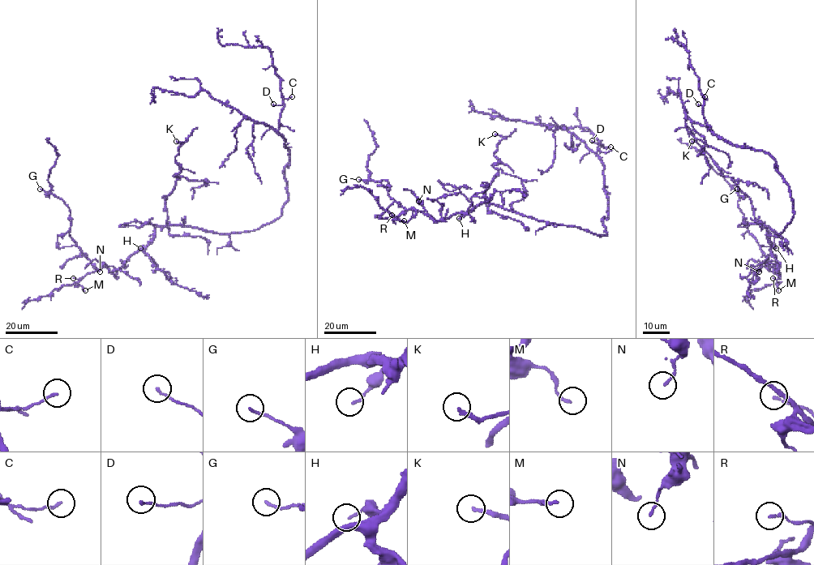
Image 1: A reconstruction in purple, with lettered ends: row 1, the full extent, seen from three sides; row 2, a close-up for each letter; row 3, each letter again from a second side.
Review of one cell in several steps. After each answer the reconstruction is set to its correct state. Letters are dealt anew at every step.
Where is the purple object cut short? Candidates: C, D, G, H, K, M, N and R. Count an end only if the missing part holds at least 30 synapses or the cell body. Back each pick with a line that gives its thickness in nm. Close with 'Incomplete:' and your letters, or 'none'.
K: 160 nm
Incomplete: K

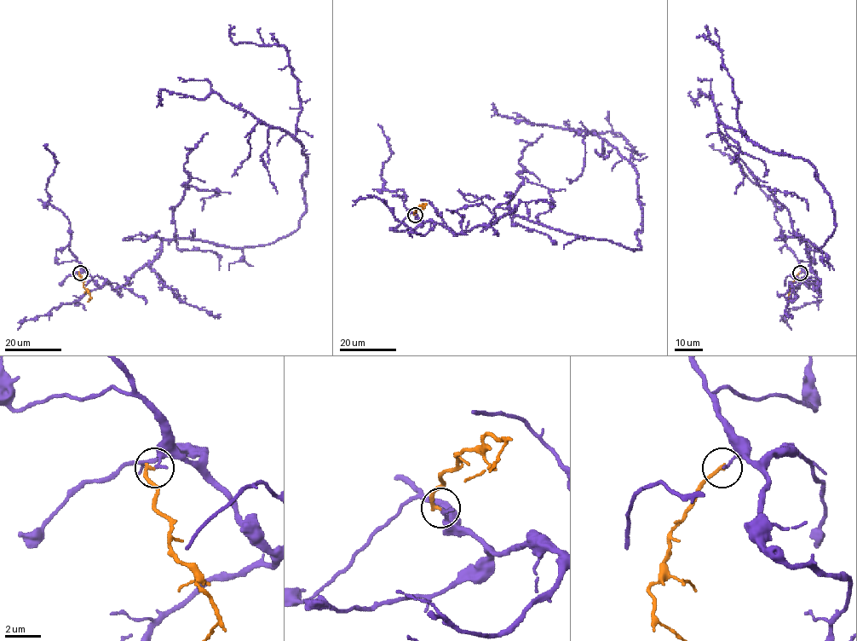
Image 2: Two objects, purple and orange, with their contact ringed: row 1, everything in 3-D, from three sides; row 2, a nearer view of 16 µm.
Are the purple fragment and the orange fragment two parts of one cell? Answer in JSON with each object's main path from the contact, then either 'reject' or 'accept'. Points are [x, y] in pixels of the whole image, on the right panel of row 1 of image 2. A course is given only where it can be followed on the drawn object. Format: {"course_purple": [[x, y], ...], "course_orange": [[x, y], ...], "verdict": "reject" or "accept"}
{"course_purple": [[800, 273], [819, 291], [799, 239], [821, 247], [835, 228], [815, 169], [690, 91]], "course_orange": [[800, 273], [788, 292], [795, 300]], "verdict": "reject"}

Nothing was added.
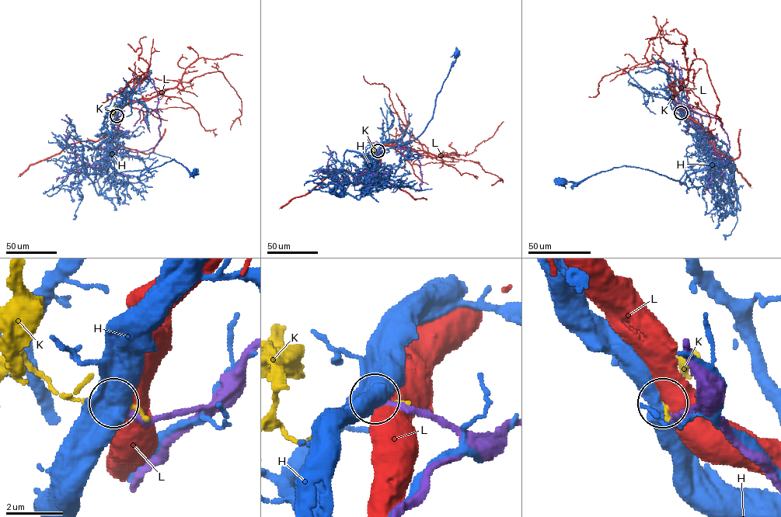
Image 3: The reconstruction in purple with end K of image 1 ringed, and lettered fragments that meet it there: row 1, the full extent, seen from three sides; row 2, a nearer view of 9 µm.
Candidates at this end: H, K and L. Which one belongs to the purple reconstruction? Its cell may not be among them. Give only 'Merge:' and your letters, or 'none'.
Merge: none

